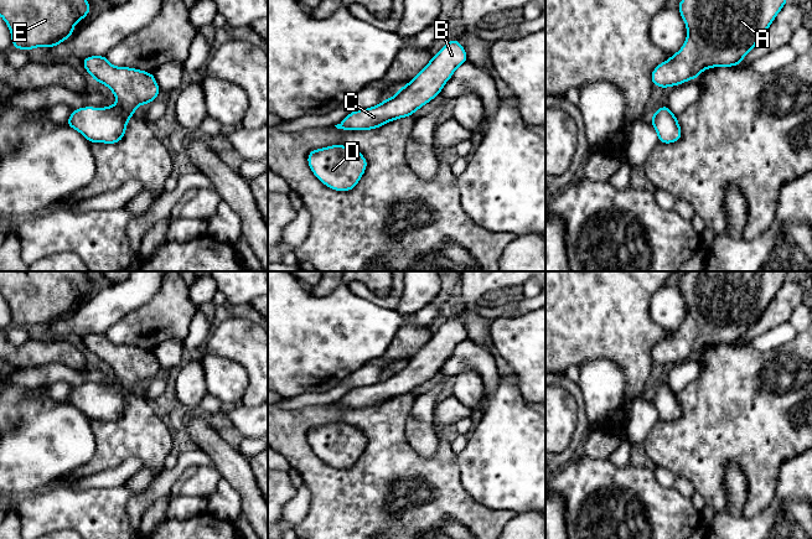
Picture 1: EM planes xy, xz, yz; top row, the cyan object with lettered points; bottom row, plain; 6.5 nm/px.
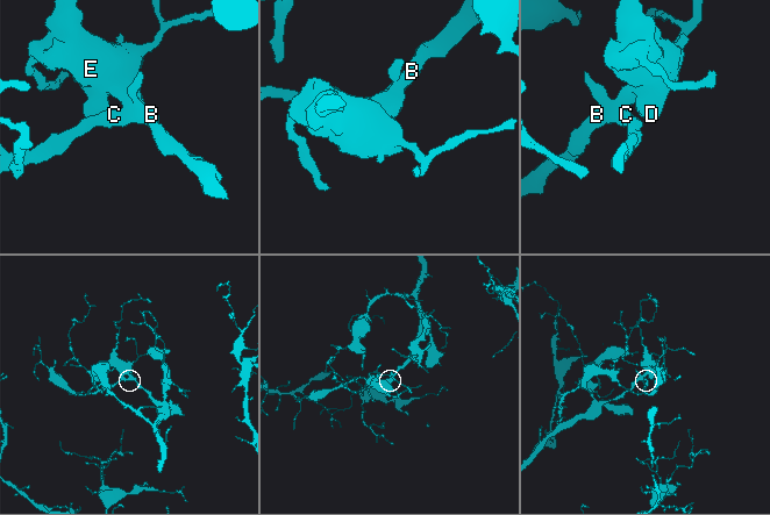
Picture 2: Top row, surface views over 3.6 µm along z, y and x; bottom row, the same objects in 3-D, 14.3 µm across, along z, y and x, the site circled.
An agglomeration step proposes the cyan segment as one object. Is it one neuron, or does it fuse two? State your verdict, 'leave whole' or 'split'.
leave whole

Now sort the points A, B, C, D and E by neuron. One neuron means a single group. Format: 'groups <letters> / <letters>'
groups A B C D E

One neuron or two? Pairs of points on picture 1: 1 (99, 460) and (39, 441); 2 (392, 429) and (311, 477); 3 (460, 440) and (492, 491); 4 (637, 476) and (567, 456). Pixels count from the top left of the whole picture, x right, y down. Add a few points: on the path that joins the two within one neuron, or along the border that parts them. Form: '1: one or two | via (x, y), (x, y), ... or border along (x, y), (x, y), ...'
1: two | border along (92, 428), (94, 455), (68, 475)
2: one | via (379, 451), (353, 477), (334, 477)
3: two | border along (467, 436), (465, 447), (458, 455)
4: two | border along (573, 460), (558, 473)

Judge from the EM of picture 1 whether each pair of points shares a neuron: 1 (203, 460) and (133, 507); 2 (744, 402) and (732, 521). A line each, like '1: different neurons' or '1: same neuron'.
1: same neuron
2: different neurons

